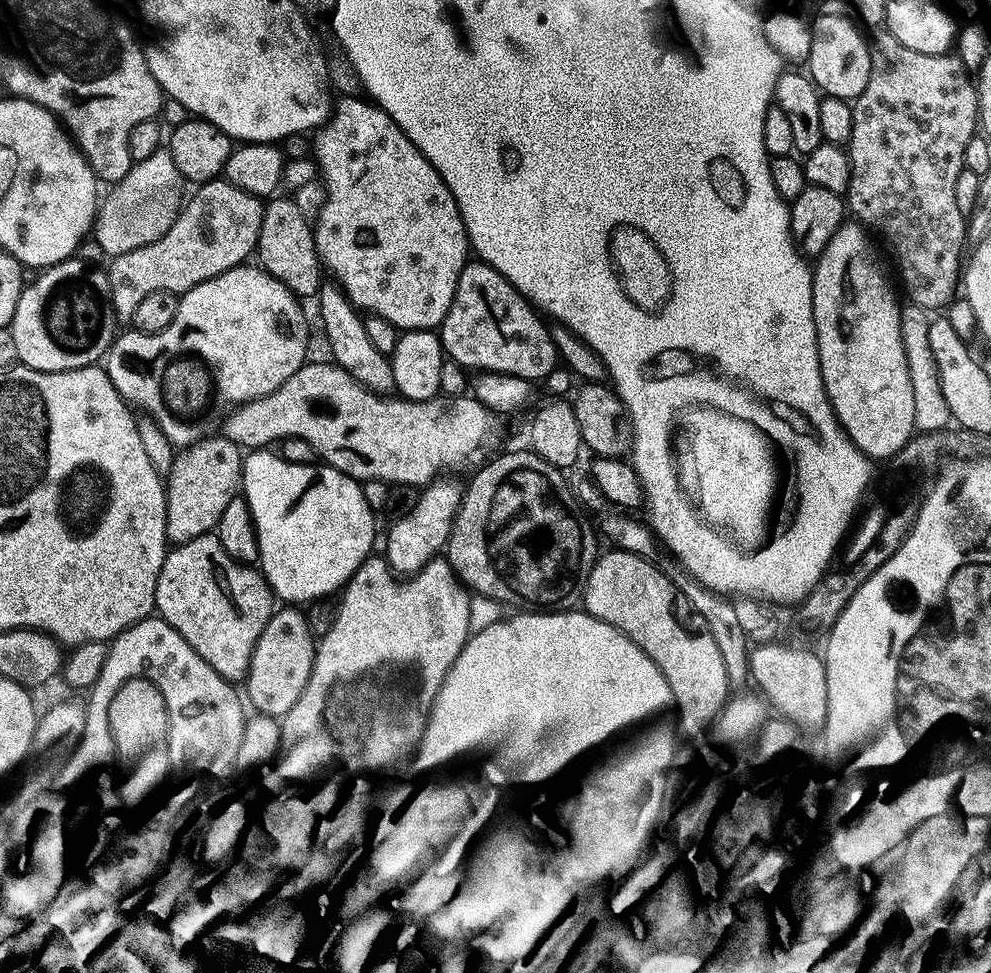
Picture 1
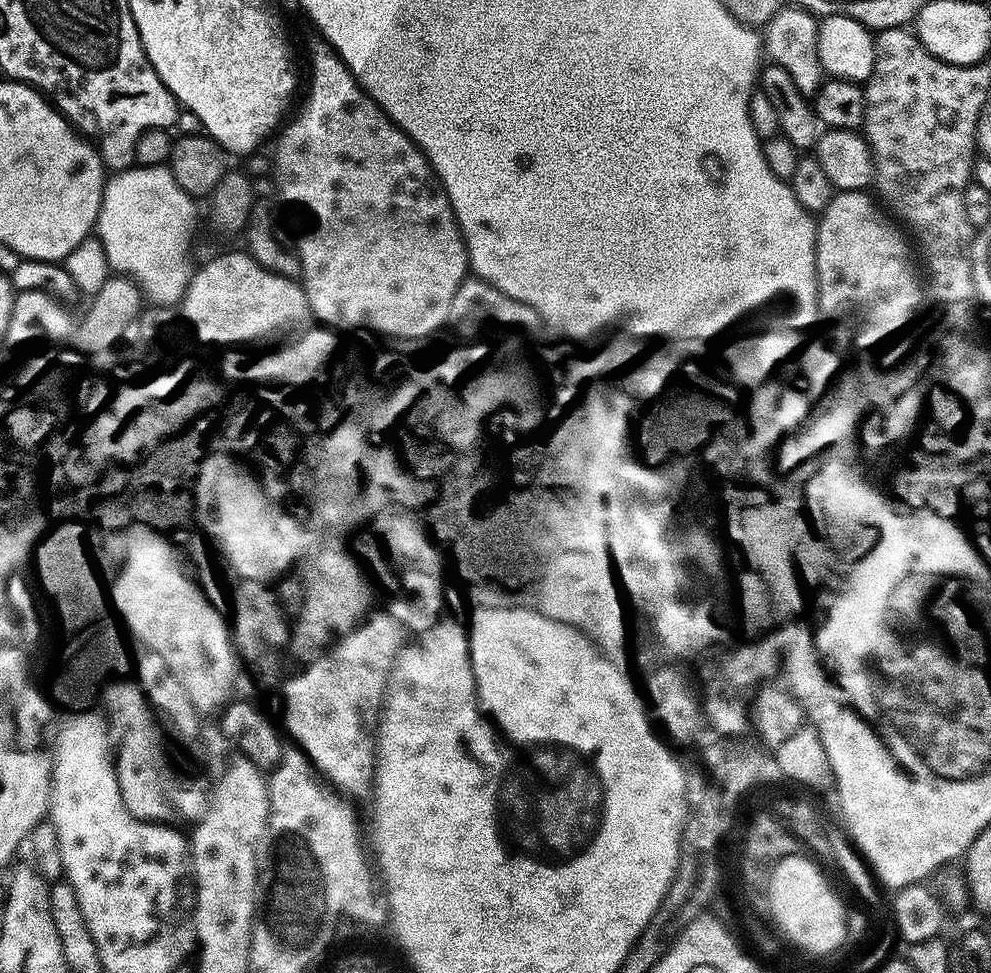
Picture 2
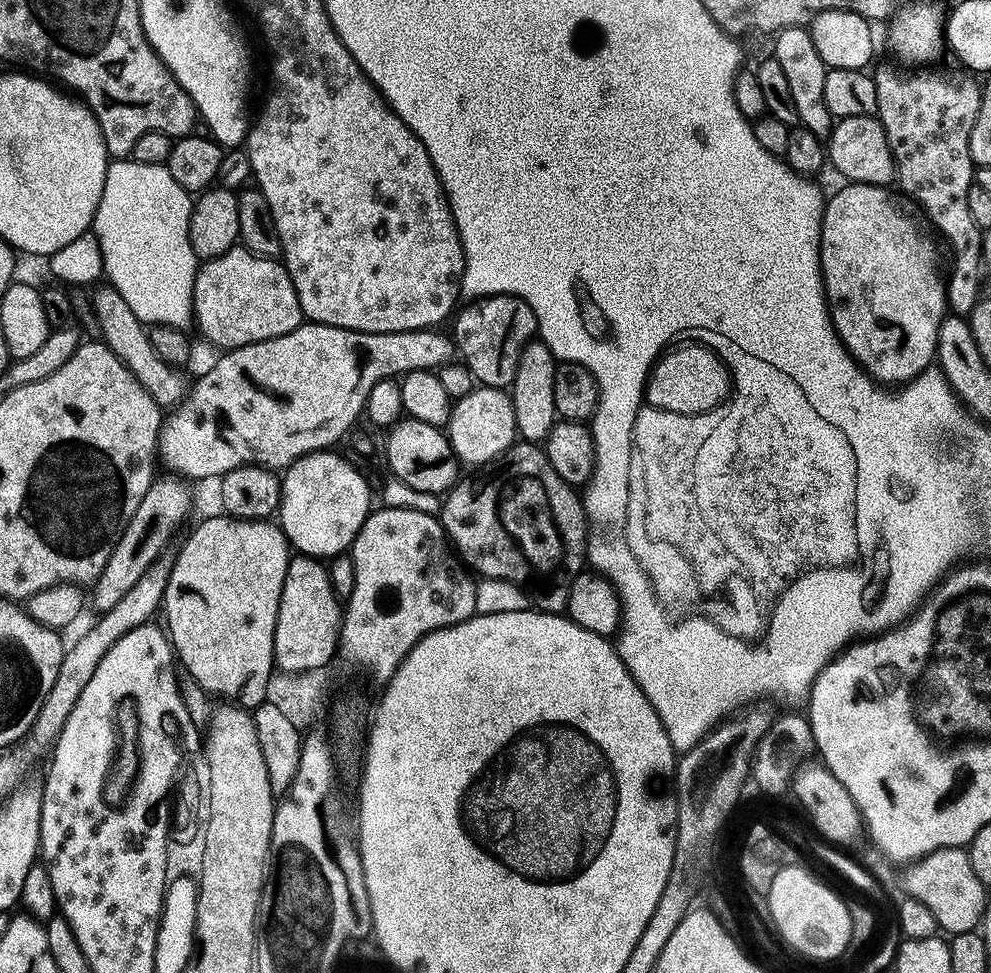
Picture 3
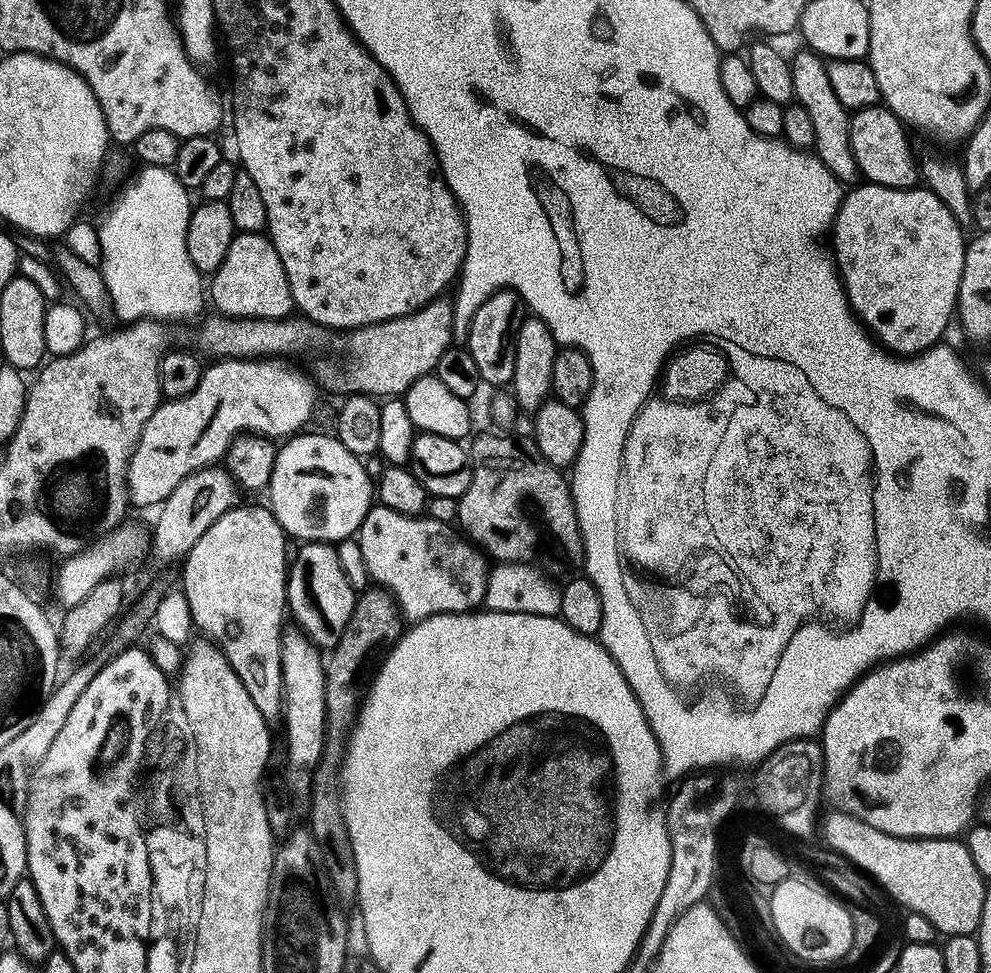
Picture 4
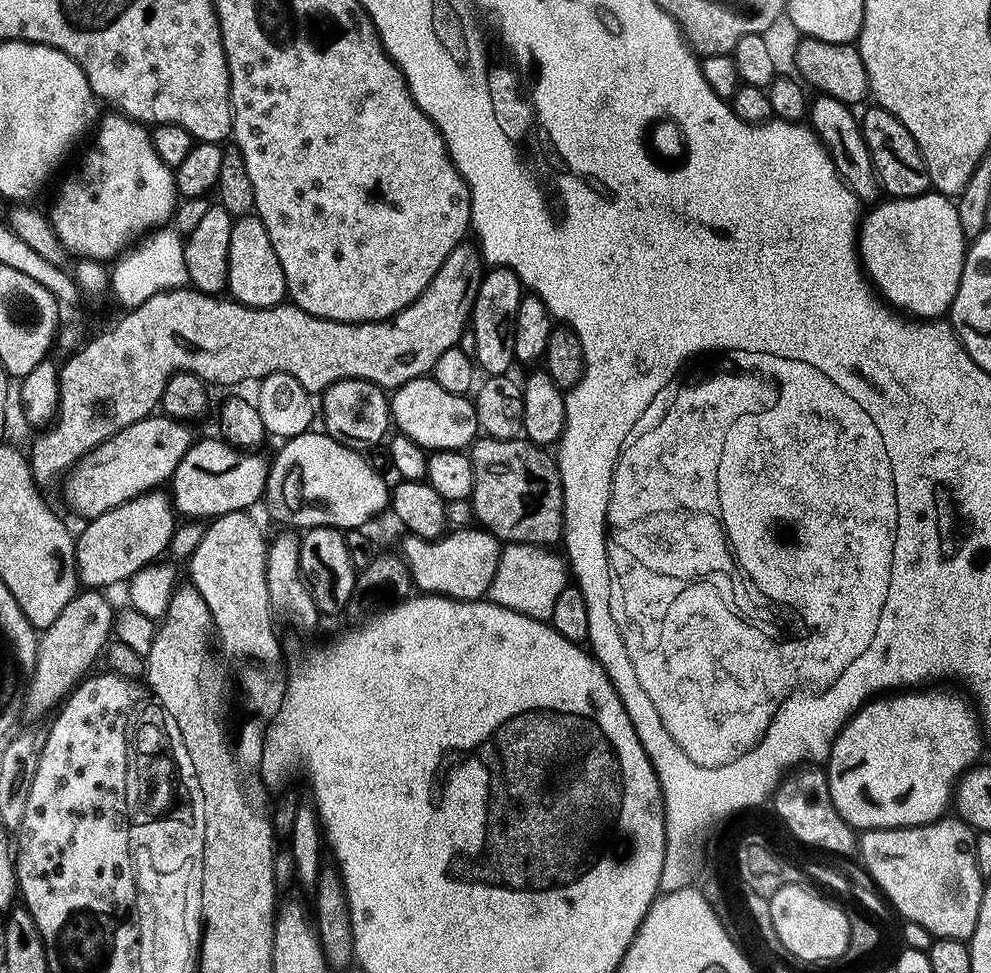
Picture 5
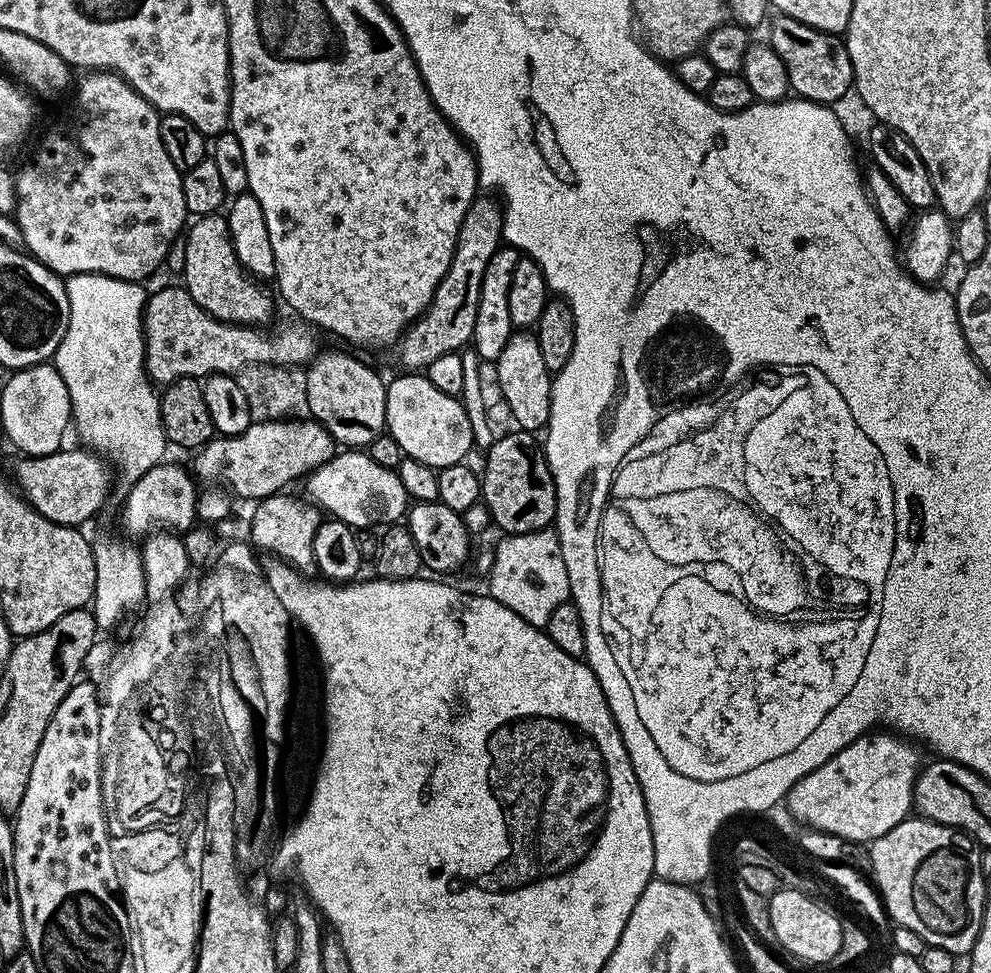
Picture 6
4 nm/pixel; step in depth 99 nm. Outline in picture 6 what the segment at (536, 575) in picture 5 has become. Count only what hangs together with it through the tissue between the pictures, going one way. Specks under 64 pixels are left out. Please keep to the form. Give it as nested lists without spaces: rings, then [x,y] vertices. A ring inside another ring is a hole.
[[[549,526],[537,532],[527,532],[517,536],[508,534],[503,539],[504,541],[494,548],[492,566],[486,572],[486,576],[488,576],[487,595],[502,602],[502,606],[506,606],[506,610],[514,610],[514,614],[518,614],[518,618],[530,622],[530,626],[541,630],[547,629],[550,614],[554,614],[557,606],[569,603],[572,594],[570,574],[566,574],[566,558],[562,558],[562,546],[556,529]]]

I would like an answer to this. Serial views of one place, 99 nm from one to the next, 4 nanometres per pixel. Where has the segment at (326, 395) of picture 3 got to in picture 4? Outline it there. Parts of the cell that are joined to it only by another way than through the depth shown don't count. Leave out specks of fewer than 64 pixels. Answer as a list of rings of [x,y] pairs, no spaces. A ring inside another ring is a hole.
[[[220,358],[203,369],[198,386],[190,394],[177,400],[165,399],[146,422],[136,443],[132,457],[128,459],[126,481],[128,499],[140,508],[159,506],[190,474],[223,461],[233,440],[243,432],[269,438],[295,436],[309,427],[308,419],[316,408],[317,385],[307,380],[296,368],[283,364],[280,358]]]

